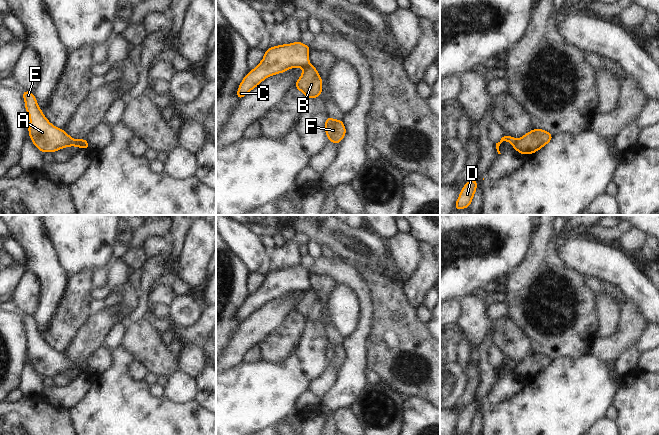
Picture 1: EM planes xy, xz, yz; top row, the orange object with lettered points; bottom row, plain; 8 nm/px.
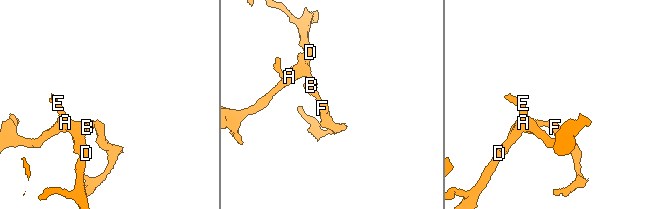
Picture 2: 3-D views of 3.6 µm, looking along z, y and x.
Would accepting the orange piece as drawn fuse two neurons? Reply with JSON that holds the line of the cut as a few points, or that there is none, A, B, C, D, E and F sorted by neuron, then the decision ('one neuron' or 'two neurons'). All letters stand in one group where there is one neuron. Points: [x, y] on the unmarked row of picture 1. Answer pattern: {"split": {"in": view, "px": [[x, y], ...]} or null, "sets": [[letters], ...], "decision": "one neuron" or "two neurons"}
{"split": {"in": "xz", "px": [[309, 288], [303, 292]]}, "sets": [["A", "C", "D", "E"], ["B", "F"]], "decision": "two neurons"}

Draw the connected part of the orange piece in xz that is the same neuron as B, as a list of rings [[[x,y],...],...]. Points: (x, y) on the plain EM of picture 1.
[[[313,289],[303,292],[303,297],[296,305],[295,311],[303,316],[307,323],[321,320],[322,303]]]

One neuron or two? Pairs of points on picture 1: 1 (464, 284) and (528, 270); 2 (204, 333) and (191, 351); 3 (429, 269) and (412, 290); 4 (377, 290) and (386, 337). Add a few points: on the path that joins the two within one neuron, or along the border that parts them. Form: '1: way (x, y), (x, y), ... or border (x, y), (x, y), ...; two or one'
1: border (526, 257), (508, 275); two
2: border (182, 346), (196, 345), (205, 356); two
3: way (426, 274), (417, 285); one
4: way (386, 302), (386, 325); one

